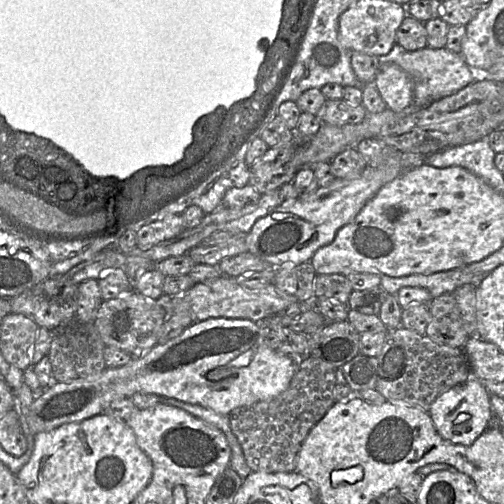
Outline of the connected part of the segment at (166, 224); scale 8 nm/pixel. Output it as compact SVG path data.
M183 214L170 215L161 221L156 221L138 231L137 247L149 249L164 241L172 239L184 230Z

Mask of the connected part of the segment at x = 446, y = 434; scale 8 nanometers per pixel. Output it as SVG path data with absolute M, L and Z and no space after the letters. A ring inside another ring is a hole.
M476 377L457 385L438 396L431 404L428 413L437 432L451 443L470 445L480 437L492 423L490 394Z

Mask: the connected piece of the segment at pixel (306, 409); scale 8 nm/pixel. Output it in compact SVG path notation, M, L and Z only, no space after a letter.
M313 356L303 359L288 386L275 398L232 410L229 423L239 442L247 465L253 472L291 472L296 470L299 449L312 427L334 405L337 368Z

